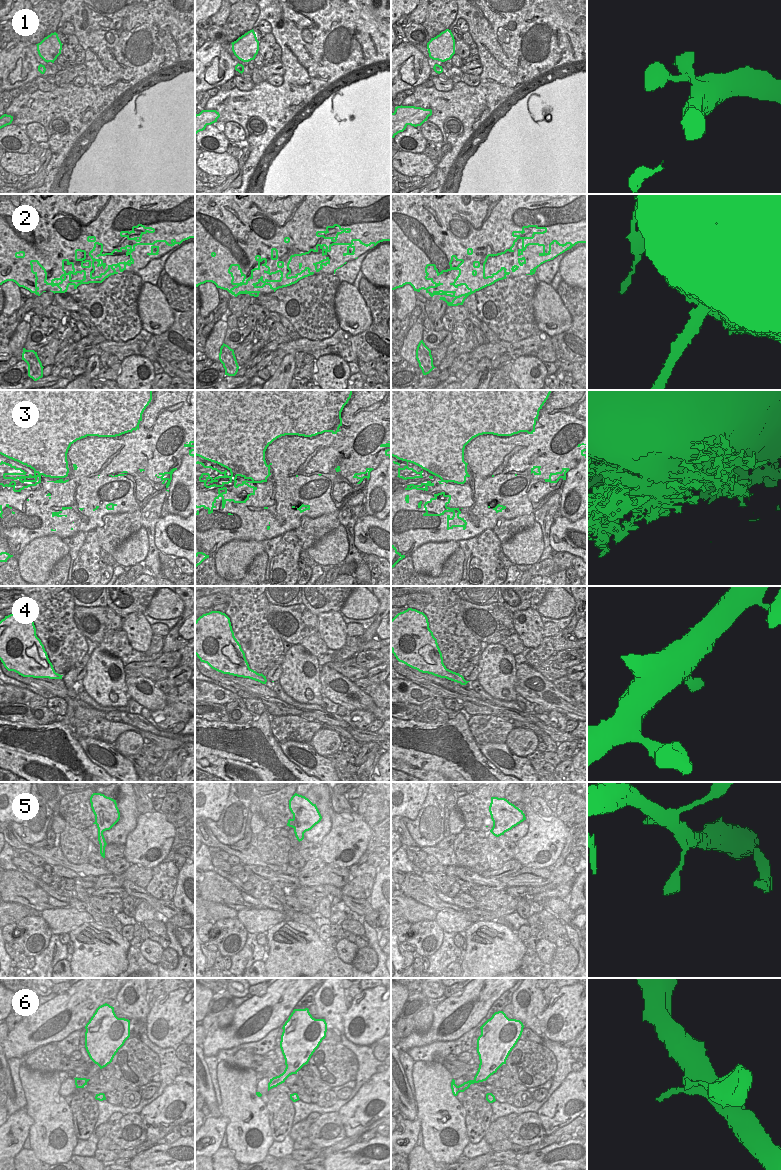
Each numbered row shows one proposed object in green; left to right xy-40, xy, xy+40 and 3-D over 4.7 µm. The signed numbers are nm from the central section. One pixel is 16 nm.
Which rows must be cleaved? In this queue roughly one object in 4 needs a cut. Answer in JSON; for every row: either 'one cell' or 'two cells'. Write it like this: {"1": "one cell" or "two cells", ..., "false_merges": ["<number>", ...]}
{"1": "one cell", "2": "one cell", "3": "one cell", "4": "one cell", "5": "one cell", "6": "one cell", "false_merges": []}

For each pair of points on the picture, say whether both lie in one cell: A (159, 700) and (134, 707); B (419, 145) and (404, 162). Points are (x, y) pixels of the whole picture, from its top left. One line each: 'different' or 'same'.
A: different
B: different

